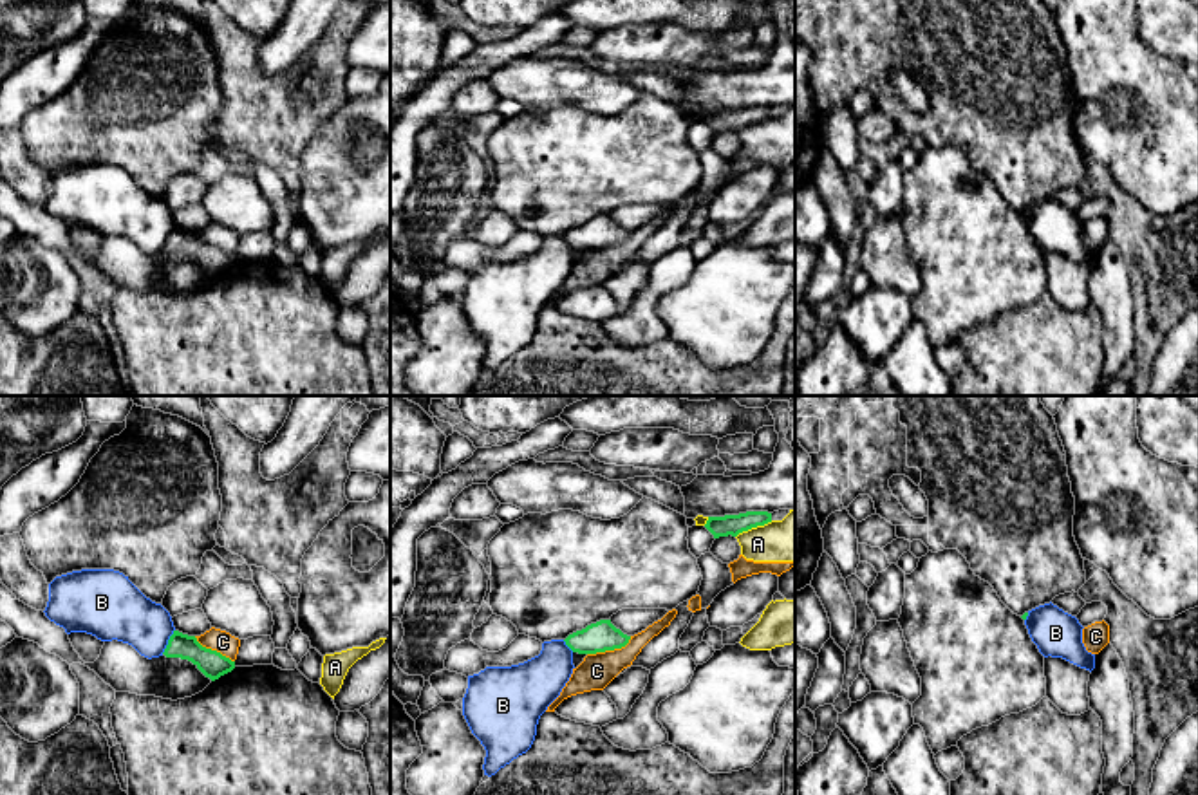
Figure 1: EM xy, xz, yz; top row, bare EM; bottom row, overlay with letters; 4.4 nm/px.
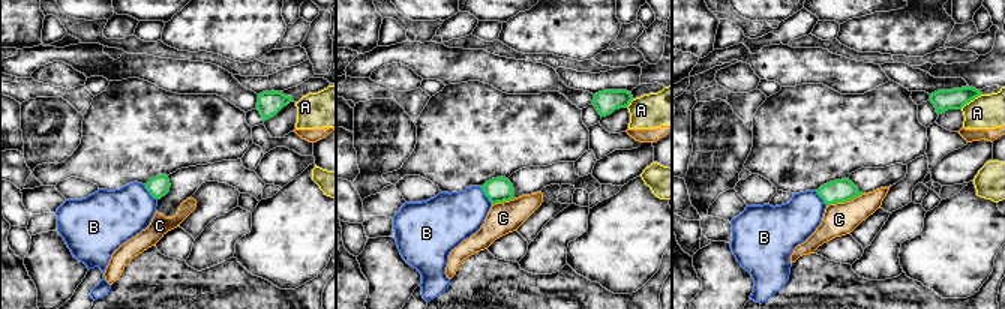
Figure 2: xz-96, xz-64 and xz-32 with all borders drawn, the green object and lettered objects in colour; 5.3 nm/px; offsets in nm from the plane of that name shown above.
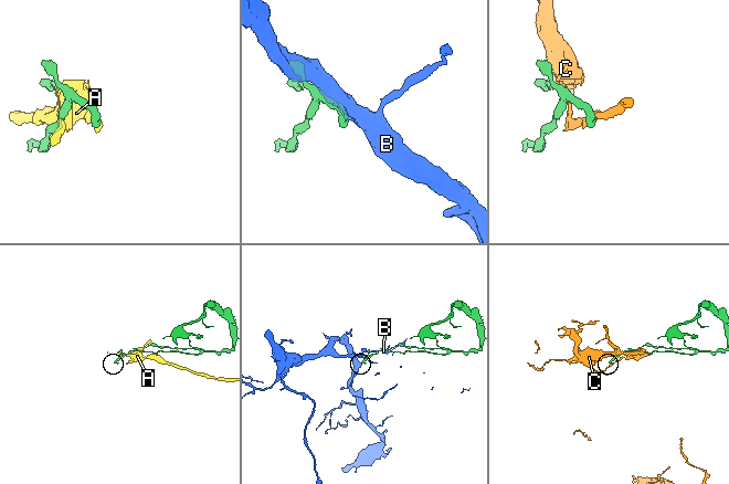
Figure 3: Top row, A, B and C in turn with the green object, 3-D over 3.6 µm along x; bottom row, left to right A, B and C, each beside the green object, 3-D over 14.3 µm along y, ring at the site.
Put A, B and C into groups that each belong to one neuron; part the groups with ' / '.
A C / B

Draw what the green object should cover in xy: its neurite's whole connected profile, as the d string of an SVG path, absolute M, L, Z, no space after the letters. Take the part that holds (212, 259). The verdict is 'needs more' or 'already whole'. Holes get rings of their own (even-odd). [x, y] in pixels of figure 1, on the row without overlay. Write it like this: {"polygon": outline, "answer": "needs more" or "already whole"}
{"polygon": "M173 226L163 249L166 253L192 257L211 276L235 264L235 257L217 246L202 242L195 231L188 231L179 226Z", "answer": "already whole"}

